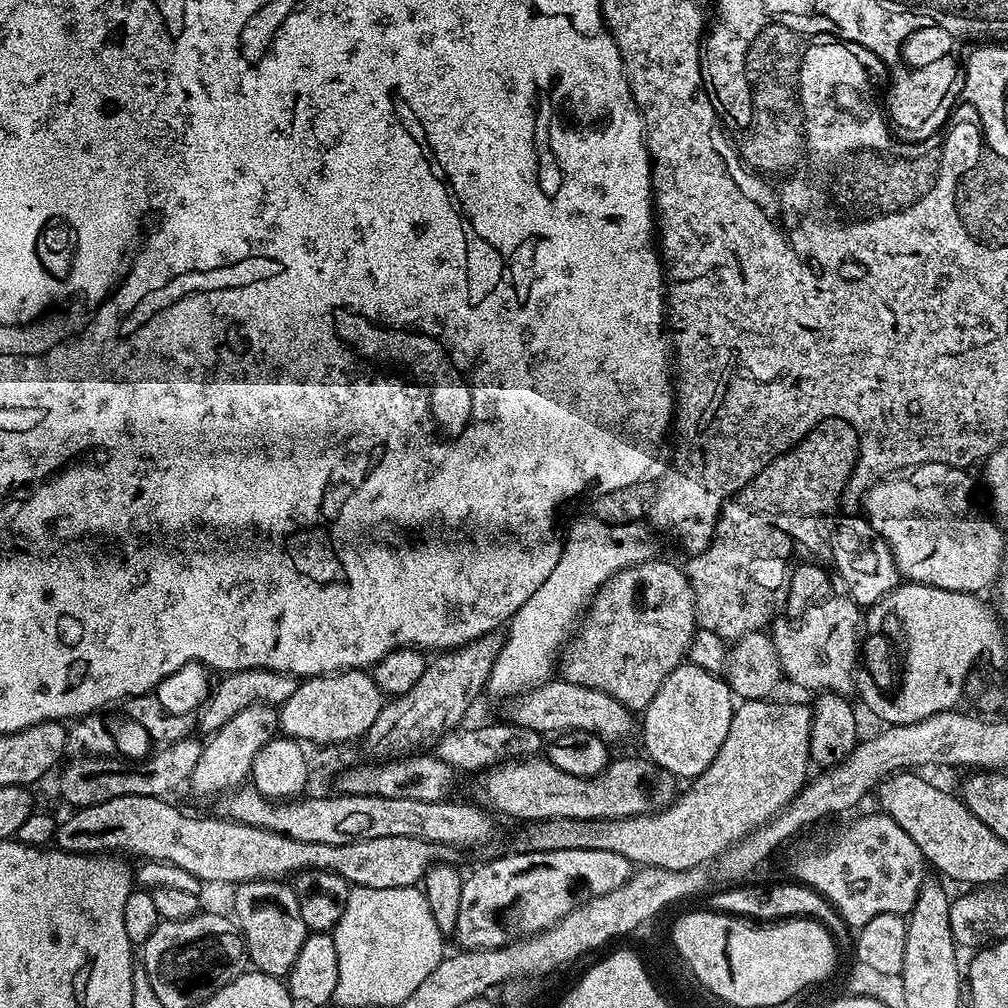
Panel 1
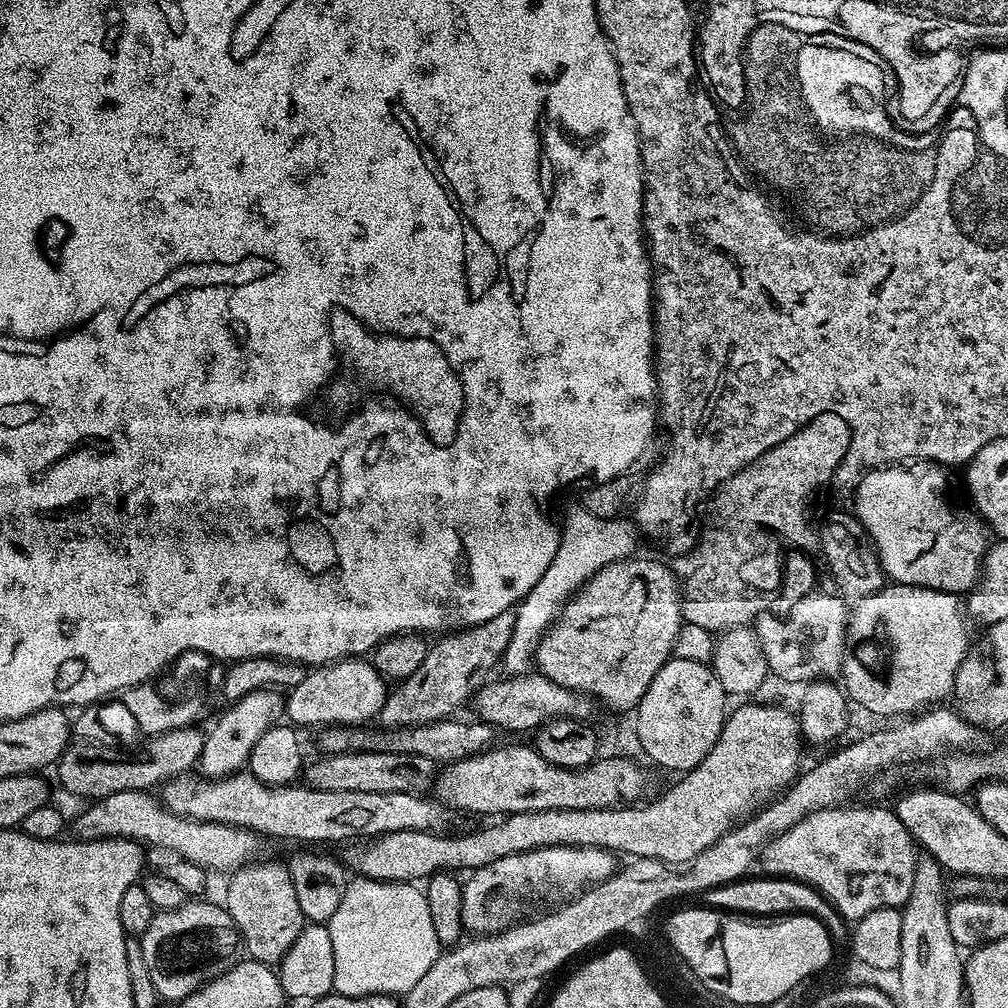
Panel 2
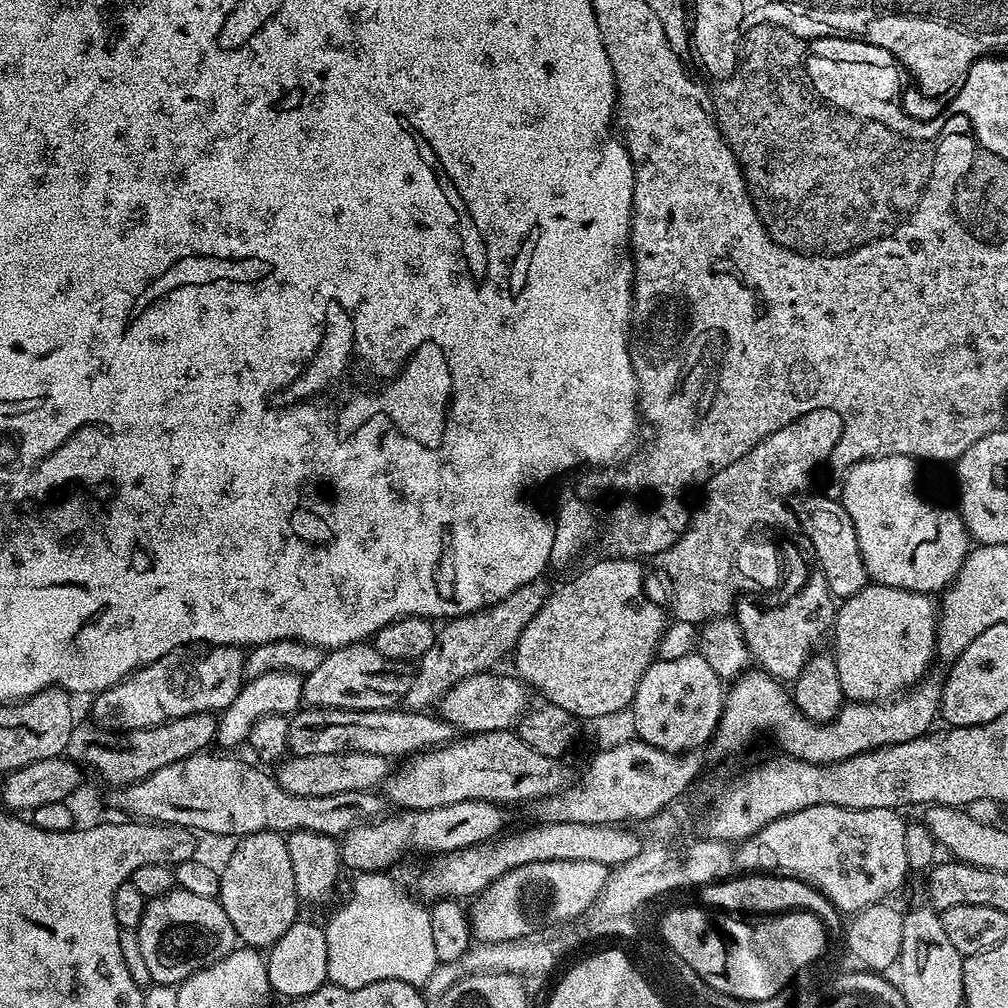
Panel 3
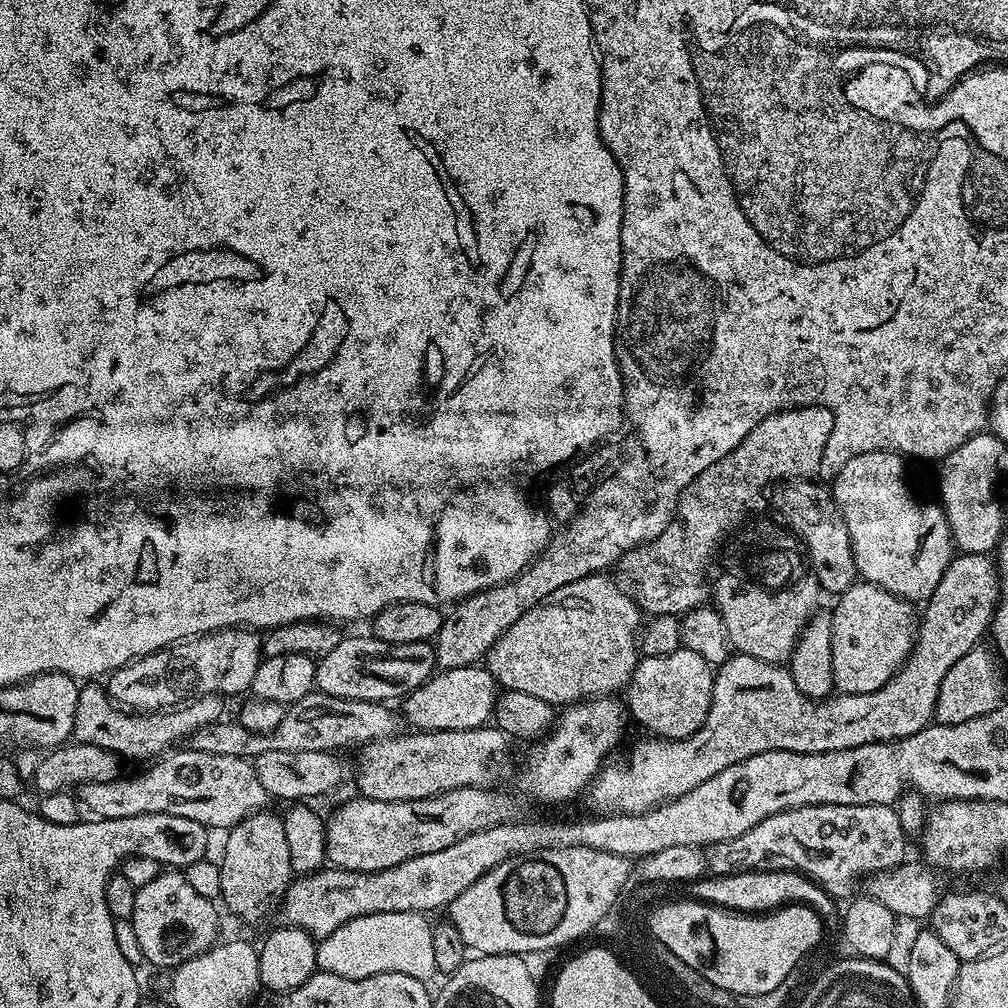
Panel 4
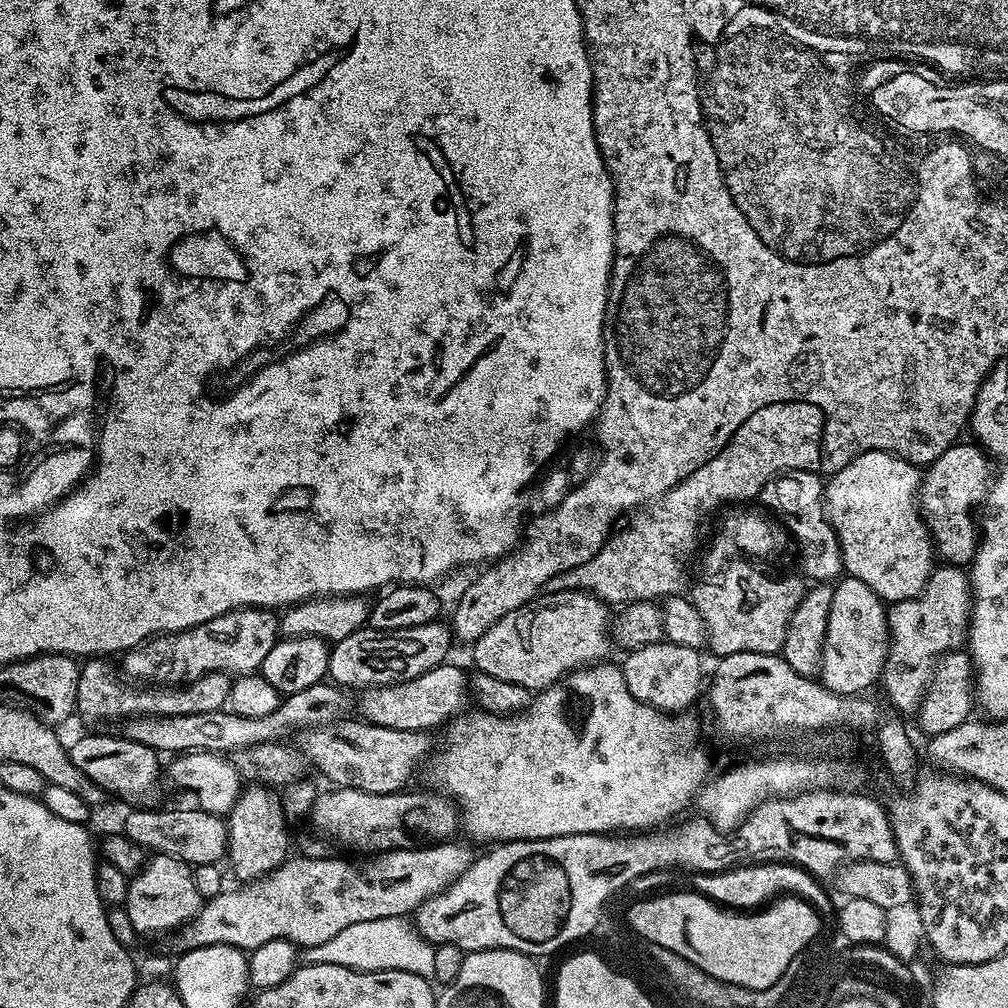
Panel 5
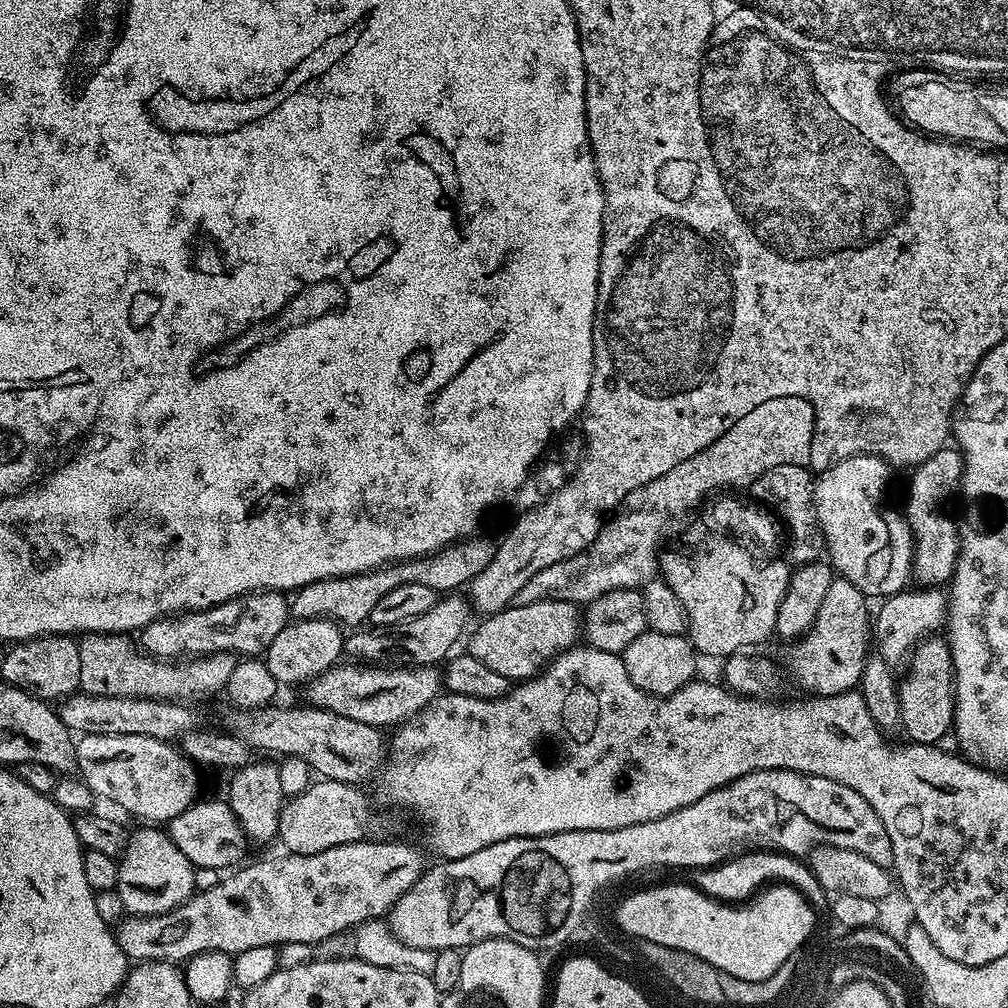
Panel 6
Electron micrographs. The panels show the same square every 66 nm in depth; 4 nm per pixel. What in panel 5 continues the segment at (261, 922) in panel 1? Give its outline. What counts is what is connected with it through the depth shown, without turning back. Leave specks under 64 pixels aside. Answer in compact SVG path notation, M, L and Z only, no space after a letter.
M249 783L241 791L231 812L227 813L228 850L227 863L232 863L232 872L237 881L261 880L289 859L289 821L284 817L281 793L262 784Z

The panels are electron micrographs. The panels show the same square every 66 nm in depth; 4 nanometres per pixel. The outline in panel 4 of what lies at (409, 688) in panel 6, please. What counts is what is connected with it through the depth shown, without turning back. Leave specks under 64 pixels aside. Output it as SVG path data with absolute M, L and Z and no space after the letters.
M484 666L446 668L428 677L428 681L403 697L405 721L422 732L442 730L470 730L483 728L493 719L496 711L498 685Z

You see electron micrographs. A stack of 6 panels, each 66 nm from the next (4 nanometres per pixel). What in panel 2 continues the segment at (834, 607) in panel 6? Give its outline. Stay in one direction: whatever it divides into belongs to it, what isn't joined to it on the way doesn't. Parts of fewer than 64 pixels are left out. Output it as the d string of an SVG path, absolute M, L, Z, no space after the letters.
M895 582L889 583L883 588L879 588L874 594L870 594L866 598L855 601L851 605L848 613L848 631L846 633L846 640L849 645L852 644L868 644L872 639L880 640L884 636L884 640L888 643L888 673L885 676L879 676L876 672L871 672L858 657L852 656L852 654L845 655L844 663L842 665L842 687L851 703L856 704L860 708L865 708L868 712L873 712L876 716L900 716L896 718L904 718L909 714L907 712L914 712L910 714L919 713L921 710L927 709L929 706L939 705L944 702L948 696L953 695L952 687L956 681L956 675L958 674L958 666L962 662L962 658L966 655L970 647L970 639L968 640L968 628L964 625L966 621L965 613L962 611L962 604L960 604L955 595L951 592L943 592L942 590L934 590L933 588L923 588L922 586L910 586L909 584L898 584Z

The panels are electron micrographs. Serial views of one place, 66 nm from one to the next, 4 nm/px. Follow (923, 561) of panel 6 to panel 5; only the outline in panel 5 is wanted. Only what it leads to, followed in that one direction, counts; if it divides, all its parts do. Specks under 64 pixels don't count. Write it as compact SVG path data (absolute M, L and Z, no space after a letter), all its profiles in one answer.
M964 443L952 444L936 461L927 465L918 485L918 507L932 533L935 555L939 559L941 556L945 565L971 565L972 555L980 543L978 520L972 517L972 511L979 500L981 503L985 499L990 460L979 443Z

